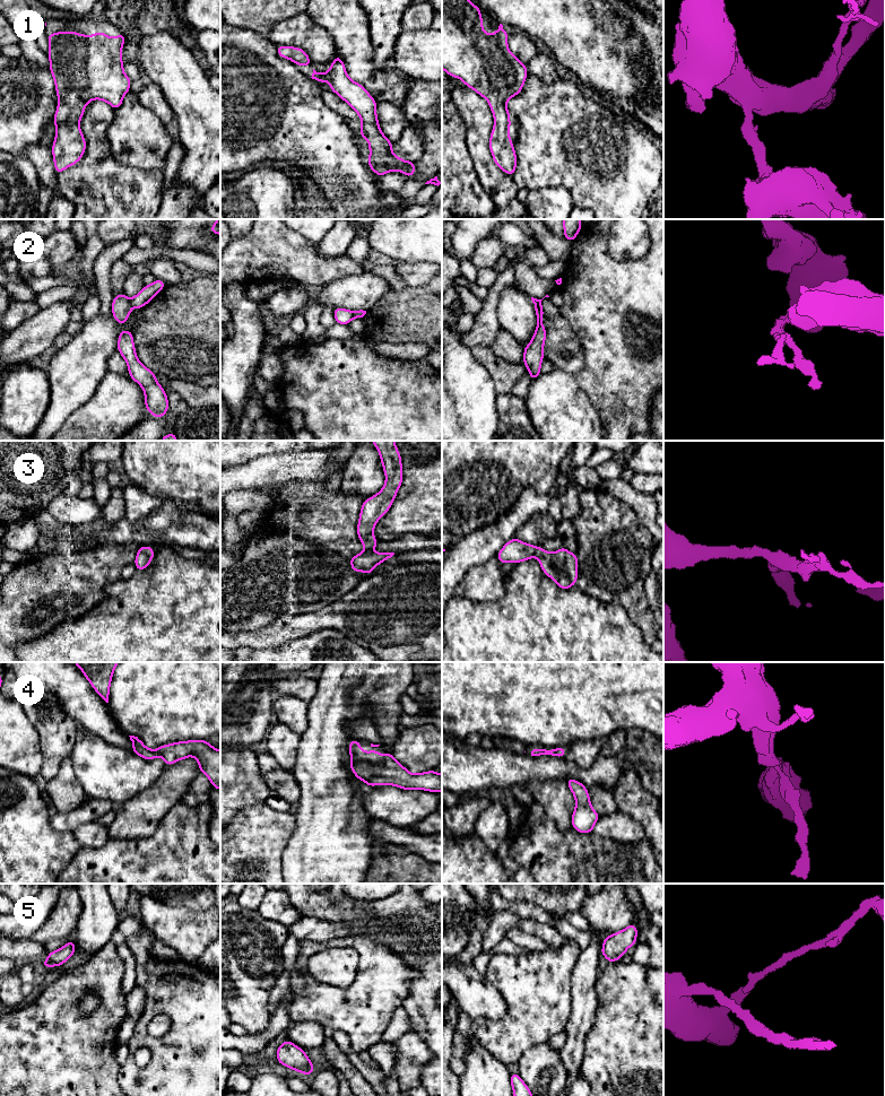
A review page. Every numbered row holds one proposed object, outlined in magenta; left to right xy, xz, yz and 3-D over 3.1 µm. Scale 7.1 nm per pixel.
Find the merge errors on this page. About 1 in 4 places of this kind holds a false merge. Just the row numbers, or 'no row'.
2

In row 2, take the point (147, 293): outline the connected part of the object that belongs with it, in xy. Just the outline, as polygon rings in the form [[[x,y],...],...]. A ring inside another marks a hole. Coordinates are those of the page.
[[[157,279],[148,285],[144,286],[142,289],[130,299],[132,307],[142,308],[146,304],[148,304],[164,287],[166,284]]]

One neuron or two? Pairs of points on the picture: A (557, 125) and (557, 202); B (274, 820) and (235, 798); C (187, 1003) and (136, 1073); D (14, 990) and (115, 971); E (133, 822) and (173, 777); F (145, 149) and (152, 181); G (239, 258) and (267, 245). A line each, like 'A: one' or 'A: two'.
A: two
B: two
C: one
D: two
E: one
F: two
G: one

